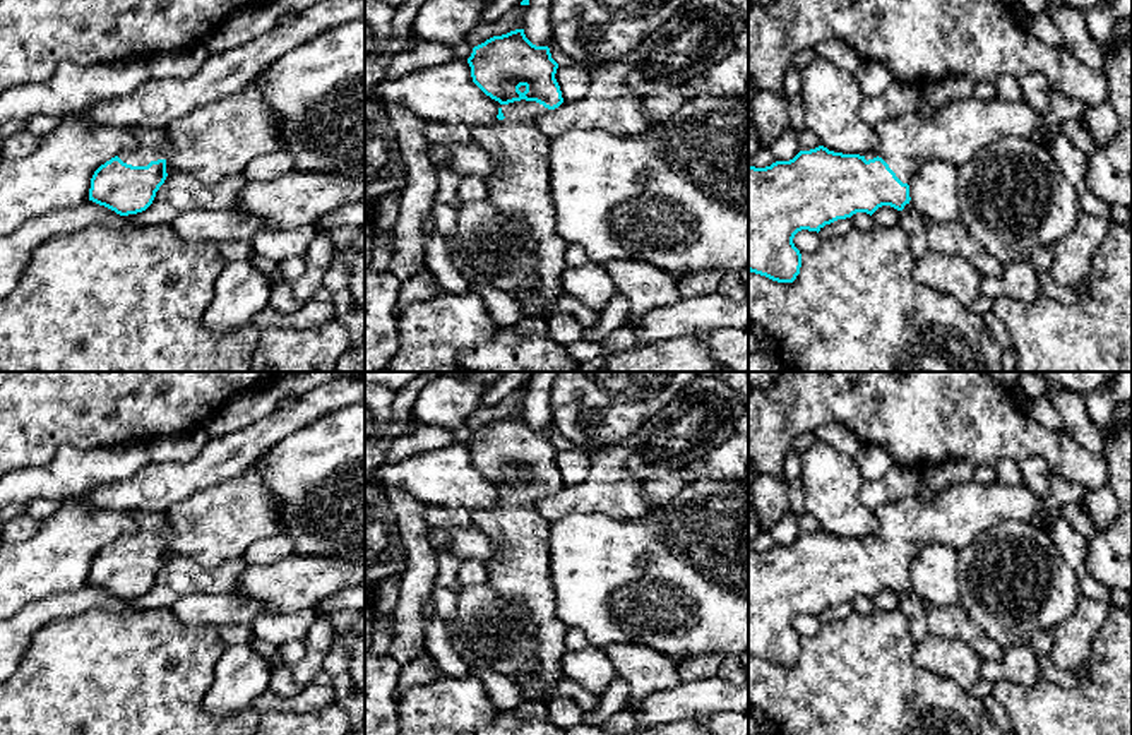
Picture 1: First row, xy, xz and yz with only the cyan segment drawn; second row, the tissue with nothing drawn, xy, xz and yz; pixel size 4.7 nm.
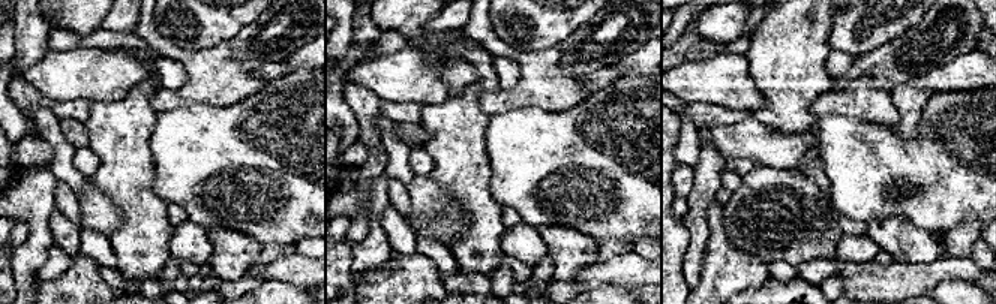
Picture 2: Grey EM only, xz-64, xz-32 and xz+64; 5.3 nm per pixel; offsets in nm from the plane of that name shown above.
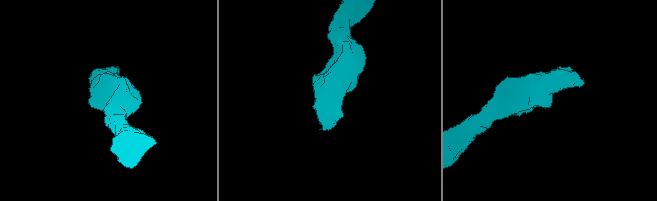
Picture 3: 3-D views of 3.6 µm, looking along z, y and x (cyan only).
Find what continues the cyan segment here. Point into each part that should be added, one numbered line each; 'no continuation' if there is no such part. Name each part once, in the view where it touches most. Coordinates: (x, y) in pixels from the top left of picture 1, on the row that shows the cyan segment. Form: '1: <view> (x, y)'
1: xz (521, 185)

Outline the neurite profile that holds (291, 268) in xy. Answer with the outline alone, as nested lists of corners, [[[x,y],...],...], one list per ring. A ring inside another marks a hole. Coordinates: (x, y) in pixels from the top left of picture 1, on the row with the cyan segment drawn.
[[[298,255],[281,262],[279,269],[281,269],[284,283],[291,284],[305,271],[305,255]]]

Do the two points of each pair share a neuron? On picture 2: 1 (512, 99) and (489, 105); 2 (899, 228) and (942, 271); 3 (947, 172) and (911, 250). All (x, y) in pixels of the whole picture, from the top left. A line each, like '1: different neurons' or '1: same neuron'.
1: same neuron
2: different neurons
3: different neurons

